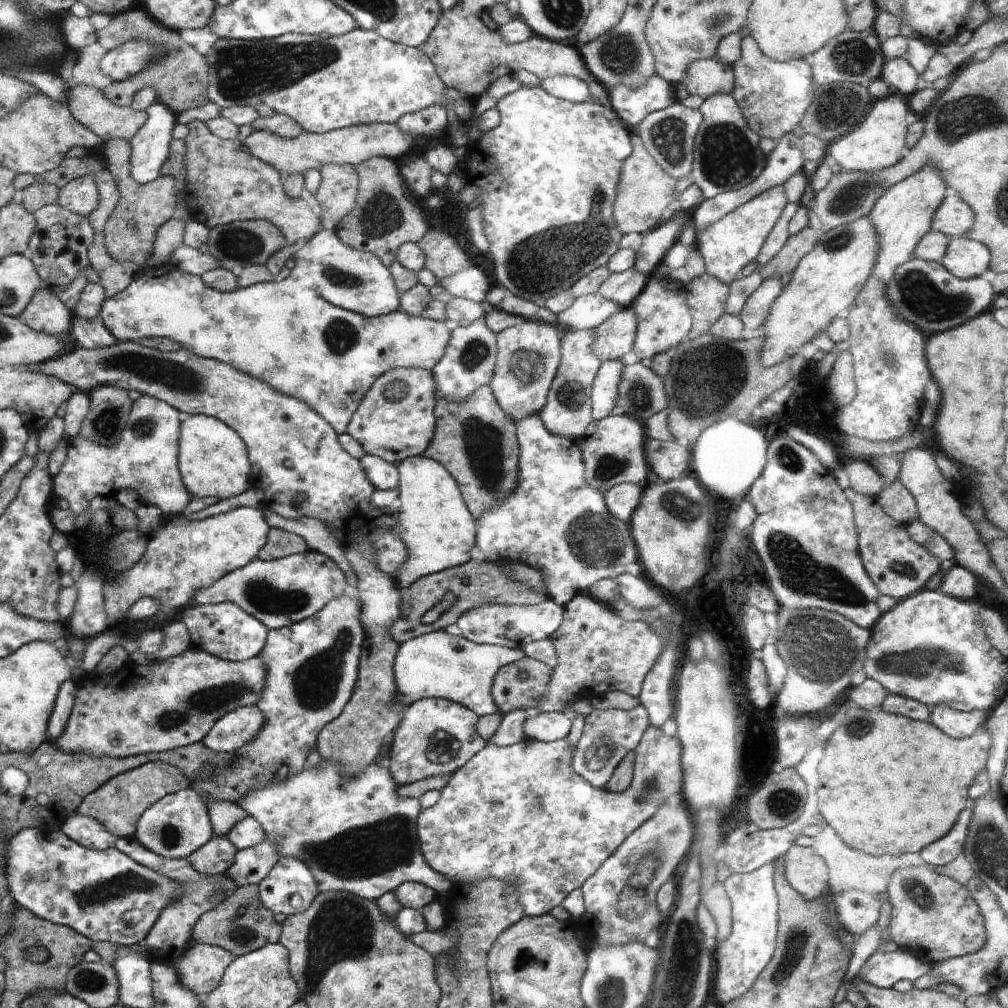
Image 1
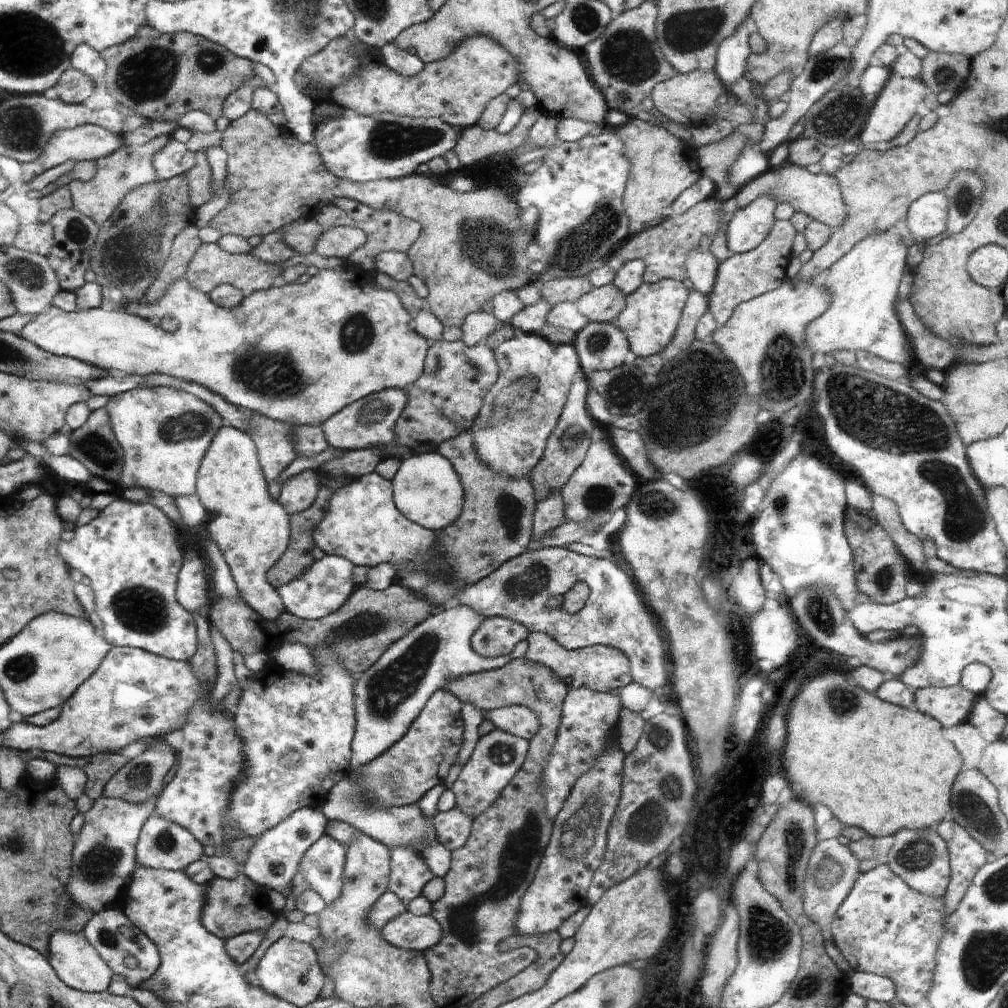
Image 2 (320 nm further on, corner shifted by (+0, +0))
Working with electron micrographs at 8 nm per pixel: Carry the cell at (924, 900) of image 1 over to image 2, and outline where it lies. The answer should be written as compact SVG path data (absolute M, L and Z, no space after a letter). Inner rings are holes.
M936 825L926 830L898 830L894 834L894 848L888 854L888 868L911 889L931 897L942 897L949 883L951 866L946 841L938 834Z

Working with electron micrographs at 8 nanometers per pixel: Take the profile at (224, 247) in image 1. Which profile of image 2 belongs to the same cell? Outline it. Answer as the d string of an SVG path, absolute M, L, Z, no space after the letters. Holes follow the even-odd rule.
M301 217L290 225L284 226L282 240L292 248L295 253L308 255L316 249L317 242L321 240L324 228L317 219L306 219Z

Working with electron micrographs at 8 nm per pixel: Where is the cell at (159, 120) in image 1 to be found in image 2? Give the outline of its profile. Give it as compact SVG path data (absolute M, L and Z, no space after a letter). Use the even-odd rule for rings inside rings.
M170 138L154 158L153 164L157 170L157 179L166 180L188 172L196 164L196 156L185 144Z

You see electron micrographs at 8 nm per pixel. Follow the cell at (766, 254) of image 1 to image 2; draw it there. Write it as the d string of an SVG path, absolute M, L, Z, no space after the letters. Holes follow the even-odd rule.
M776 220L762 244L748 252L730 255L719 263L712 292L708 295L708 310L719 326L730 320L738 304L770 292L788 280L786 268L792 259L792 241L796 234L797 230L790 221Z

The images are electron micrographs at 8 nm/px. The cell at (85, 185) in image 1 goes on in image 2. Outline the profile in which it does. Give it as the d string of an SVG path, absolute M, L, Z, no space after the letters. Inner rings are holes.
M166 135L156 136L148 143L139 145L125 144L121 149L114 150L105 158L98 158L95 163L97 174L90 181L73 181L67 186L72 192L73 208L88 216L96 225L100 226L109 221L110 216L117 210L122 198L127 197L138 186L149 185L157 181L157 170L154 167L154 158L166 146L170 138Z

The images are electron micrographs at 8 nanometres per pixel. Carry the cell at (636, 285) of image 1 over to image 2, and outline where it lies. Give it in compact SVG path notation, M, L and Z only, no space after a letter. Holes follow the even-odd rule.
M608 284L590 289L577 300L576 306L589 321L611 323L624 310L626 297L614 284Z

